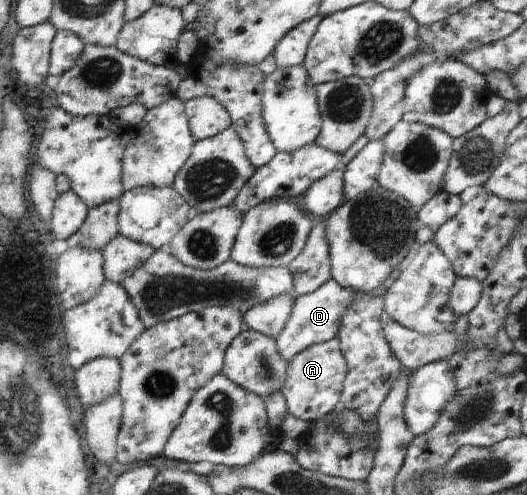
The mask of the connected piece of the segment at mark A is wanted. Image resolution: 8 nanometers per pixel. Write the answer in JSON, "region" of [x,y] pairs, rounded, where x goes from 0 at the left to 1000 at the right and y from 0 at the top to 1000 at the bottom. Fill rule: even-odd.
{"region":[[[638,683],[573,707],[546,731],[543,762],[529,788],[543,808],[546,832],[560,844],[588,855],[607,851],[617,838],[645,822],[657,756],[657,727]]]}

